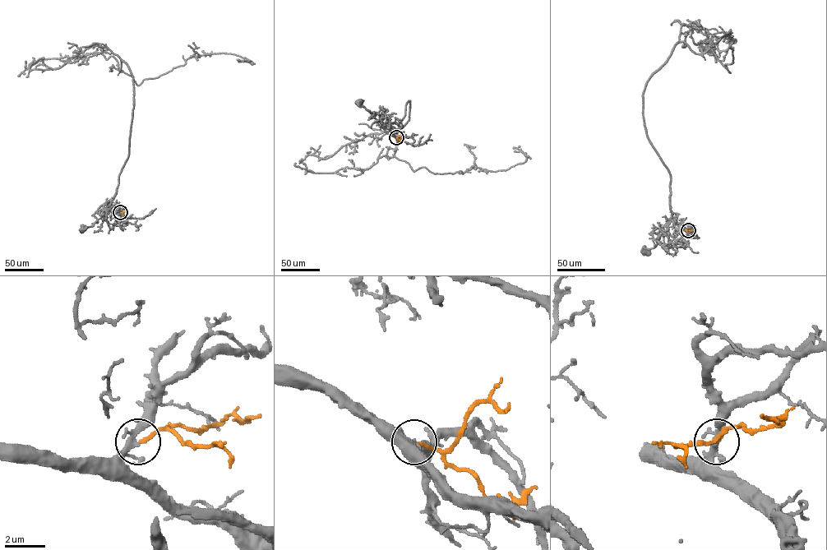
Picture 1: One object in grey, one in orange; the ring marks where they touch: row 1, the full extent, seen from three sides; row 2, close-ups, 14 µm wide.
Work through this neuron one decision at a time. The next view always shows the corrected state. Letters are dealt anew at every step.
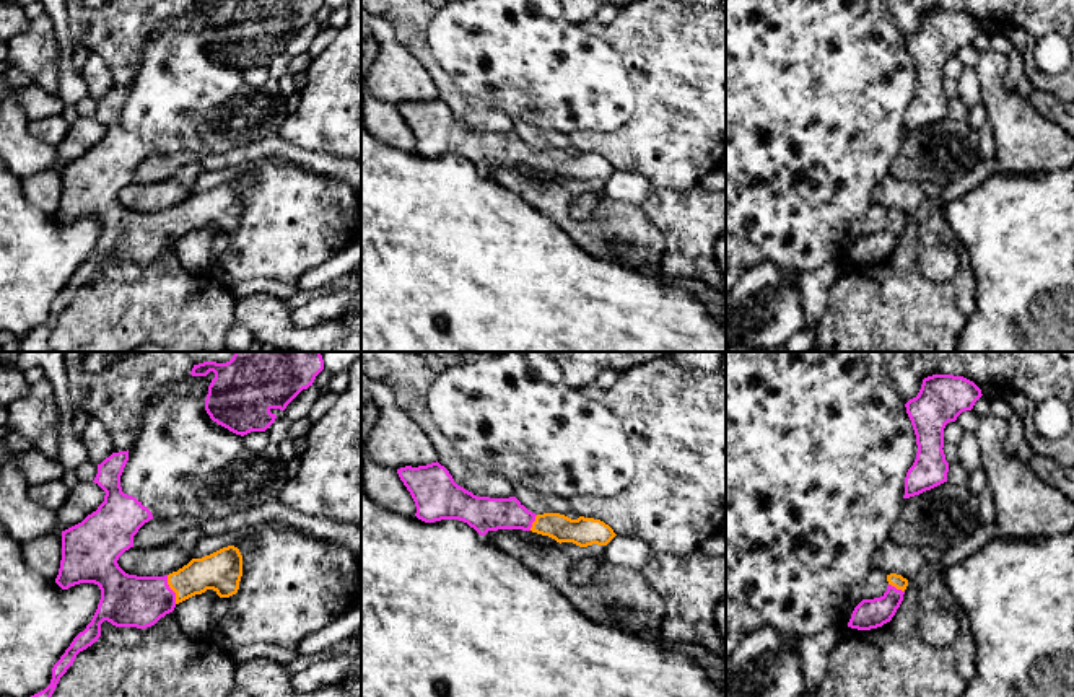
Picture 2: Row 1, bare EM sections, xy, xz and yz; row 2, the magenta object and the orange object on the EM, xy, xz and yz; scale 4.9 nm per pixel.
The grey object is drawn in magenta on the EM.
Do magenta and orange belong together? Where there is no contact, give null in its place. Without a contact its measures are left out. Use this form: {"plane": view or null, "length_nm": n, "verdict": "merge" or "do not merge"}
{"plane": "xy", "length_nm": 150, "verdict": "merge"}

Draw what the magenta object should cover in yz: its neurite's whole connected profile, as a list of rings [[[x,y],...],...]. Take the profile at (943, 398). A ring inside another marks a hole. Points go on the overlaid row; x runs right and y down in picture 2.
[[[932,375],[923,379],[918,396],[905,404],[916,435],[918,453],[905,477],[903,498],[947,482],[944,428],[962,412],[971,410],[981,396],[981,389],[963,376]]]

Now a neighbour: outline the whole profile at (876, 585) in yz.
[[[874,567],[866,580],[862,599],[874,599],[884,596],[887,586],[888,586],[887,573]]]

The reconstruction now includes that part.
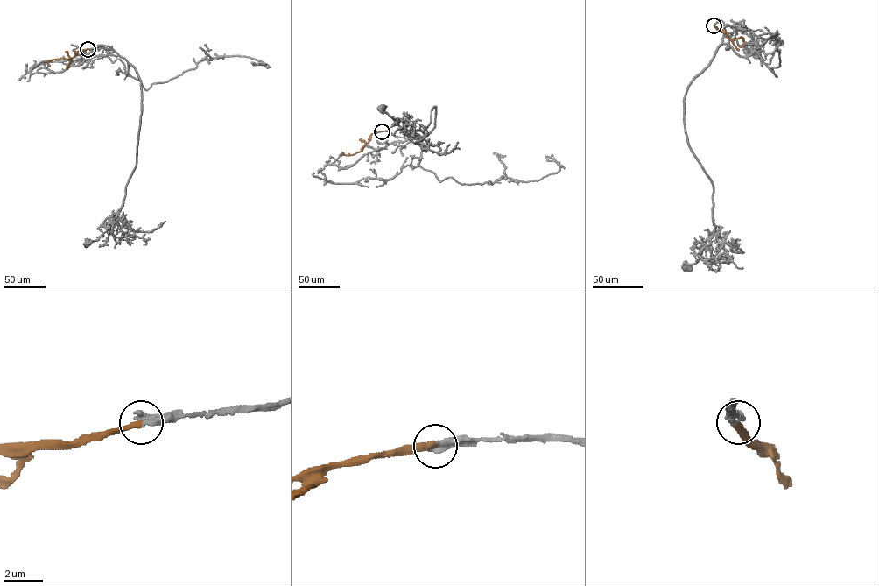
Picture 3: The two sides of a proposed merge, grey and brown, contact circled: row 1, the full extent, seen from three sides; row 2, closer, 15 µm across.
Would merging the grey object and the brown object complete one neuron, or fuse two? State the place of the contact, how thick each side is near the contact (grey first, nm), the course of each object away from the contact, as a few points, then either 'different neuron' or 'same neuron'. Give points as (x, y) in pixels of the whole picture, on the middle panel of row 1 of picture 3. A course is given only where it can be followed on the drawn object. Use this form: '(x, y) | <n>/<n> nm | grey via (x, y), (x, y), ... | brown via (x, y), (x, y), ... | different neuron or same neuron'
(382, 131) | 400/320 nm | grey via (382, 131), (407, 139), (424, 137), (434, 127), (435, 107), (426, 128), (412, 131), (381, 108) | brown via (382, 131), (372, 133), (360, 151), (348, 155), (341, 155), (341, 151) | same neuron

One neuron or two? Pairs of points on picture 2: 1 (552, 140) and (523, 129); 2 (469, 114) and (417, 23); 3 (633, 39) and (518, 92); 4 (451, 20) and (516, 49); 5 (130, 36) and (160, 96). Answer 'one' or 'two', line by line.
1: one
2: one
3: two
4: one
5: two

